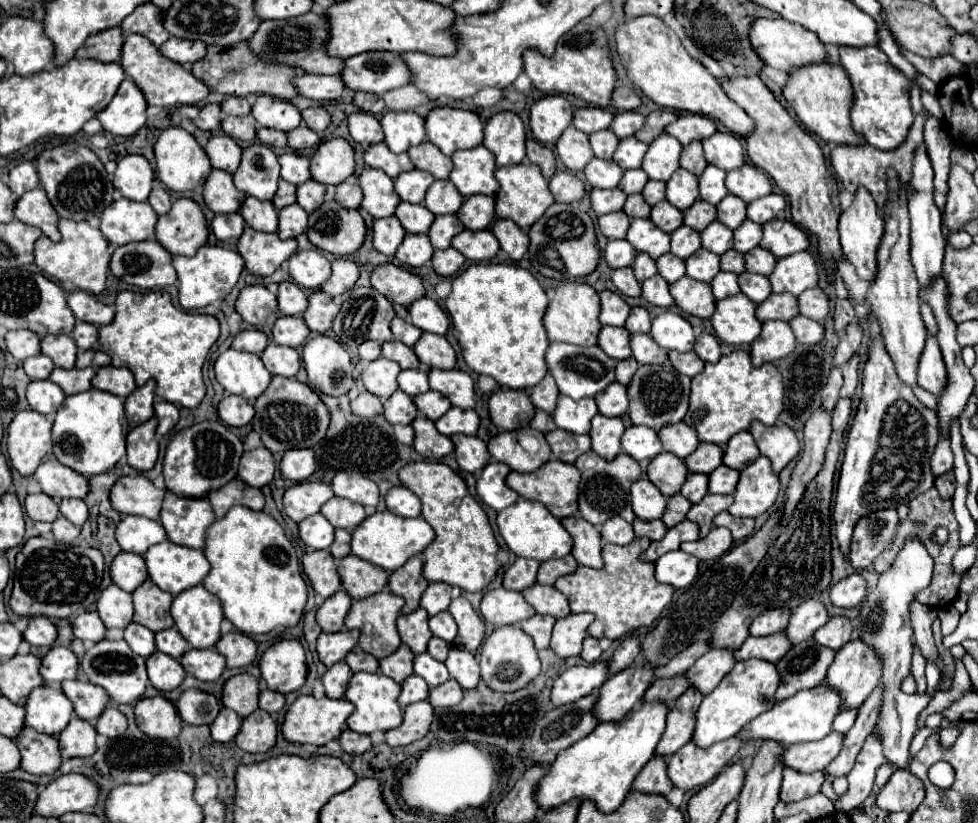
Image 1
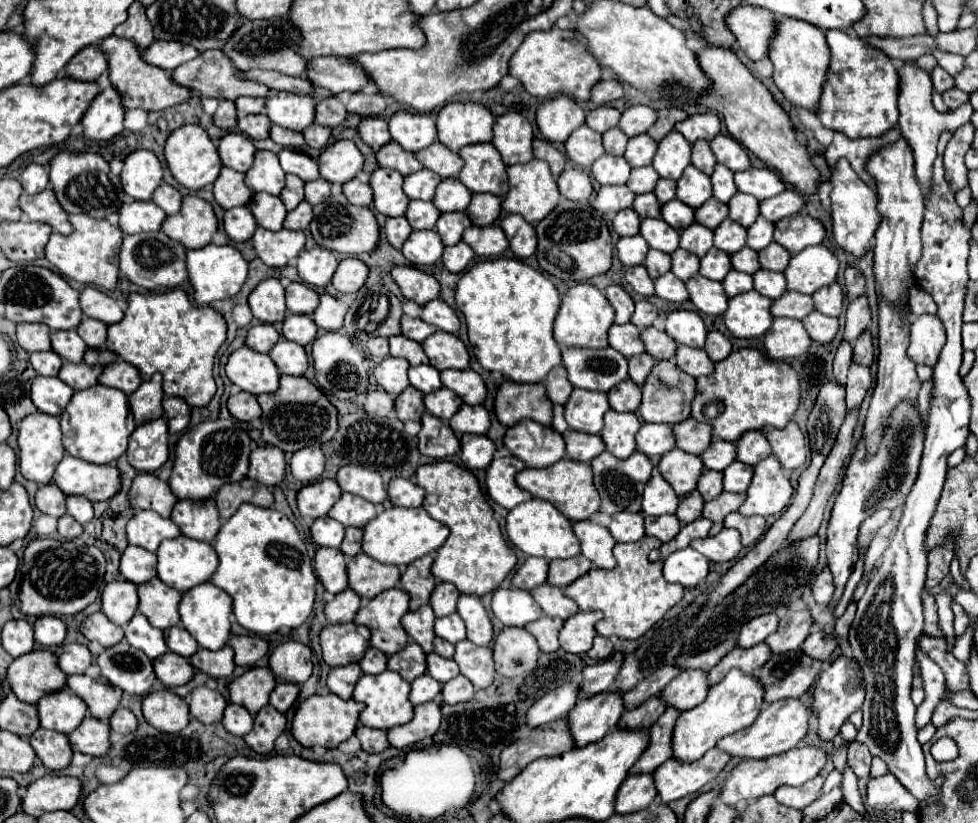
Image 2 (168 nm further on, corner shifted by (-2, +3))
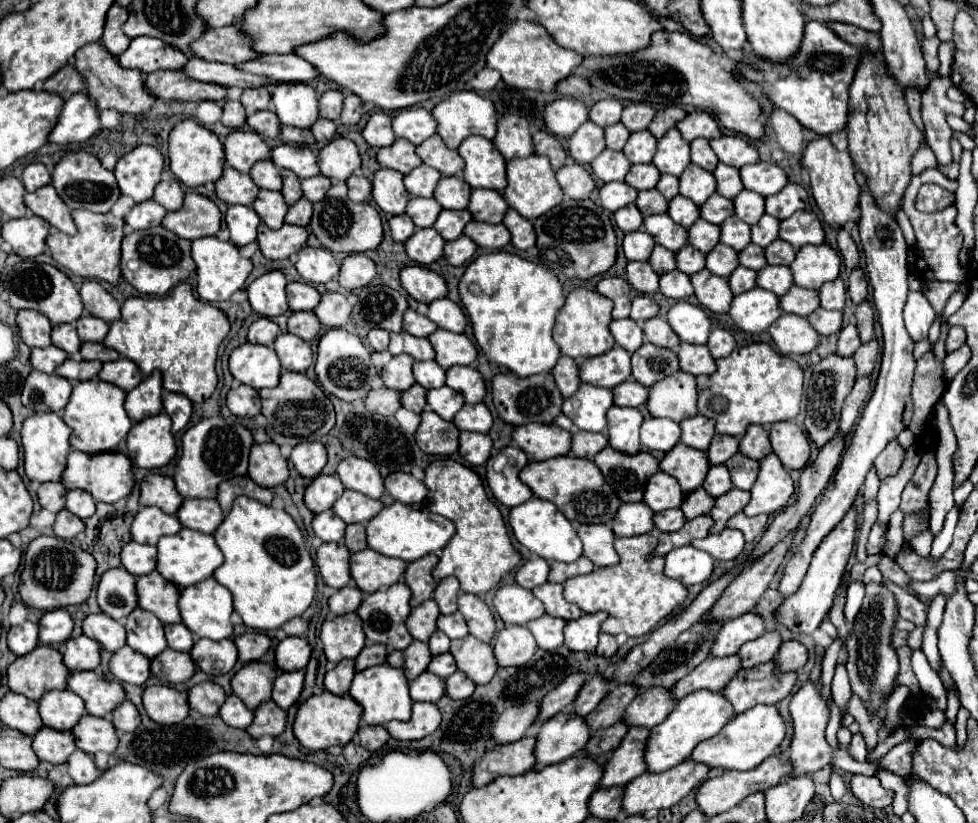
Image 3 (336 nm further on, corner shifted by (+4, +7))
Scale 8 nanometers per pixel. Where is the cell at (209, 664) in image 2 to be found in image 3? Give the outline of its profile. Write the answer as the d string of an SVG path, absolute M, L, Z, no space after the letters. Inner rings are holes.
M200 638L194 642L190 656L202 672L210 676L220 676L220 674L228 674L236 664L236 646L232 638L220 642Z

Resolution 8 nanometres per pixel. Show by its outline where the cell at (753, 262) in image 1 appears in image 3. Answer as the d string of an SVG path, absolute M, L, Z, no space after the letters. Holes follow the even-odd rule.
M774 240L766 250L764 250L764 256L768 260L768 264L792 264L792 260L796 258L796 250L784 242L784 240Z

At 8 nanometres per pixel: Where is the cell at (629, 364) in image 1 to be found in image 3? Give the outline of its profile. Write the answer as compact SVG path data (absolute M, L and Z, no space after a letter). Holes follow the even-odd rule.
M648 342L632 354L632 378L646 388L662 380L664 376L674 374L678 368L680 366L672 350L658 348Z

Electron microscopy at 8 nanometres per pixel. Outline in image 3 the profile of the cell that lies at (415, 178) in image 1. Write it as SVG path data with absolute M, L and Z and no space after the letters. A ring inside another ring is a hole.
M422 164L404 176L404 186L412 196L430 198L434 194L434 188L440 178L442 178L442 174L438 170Z

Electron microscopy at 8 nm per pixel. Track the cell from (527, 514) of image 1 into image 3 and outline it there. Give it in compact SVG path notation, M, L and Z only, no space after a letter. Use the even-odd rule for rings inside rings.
M530 498L524 504L516 506L510 510L510 526L512 532L516 536L516 540L528 548L530 552L534 552L536 556L544 558L544 560L558 560L558 562L574 562L582 556L582 542L576 536L574 526L570 524L570 520L564 518L564 514L548 500L540 500L540 498Z

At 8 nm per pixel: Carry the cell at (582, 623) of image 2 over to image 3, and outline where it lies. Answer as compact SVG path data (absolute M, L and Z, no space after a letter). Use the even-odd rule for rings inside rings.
M592 612L570 620L564 628L564 646L576 652L594 652L598 644L600 624L606 620L606 616L606 612Z

